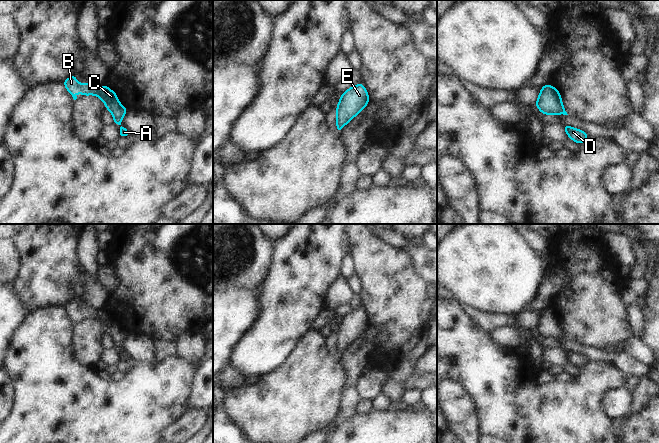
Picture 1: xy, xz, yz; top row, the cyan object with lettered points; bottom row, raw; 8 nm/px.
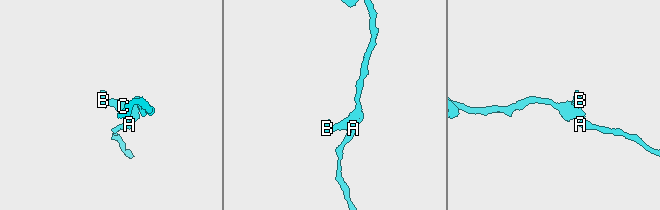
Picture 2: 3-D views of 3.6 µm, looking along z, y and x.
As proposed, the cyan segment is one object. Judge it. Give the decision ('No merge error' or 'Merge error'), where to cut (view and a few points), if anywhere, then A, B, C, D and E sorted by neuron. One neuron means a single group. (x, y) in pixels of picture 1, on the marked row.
No merge error. No split. Groups: A B C D E.

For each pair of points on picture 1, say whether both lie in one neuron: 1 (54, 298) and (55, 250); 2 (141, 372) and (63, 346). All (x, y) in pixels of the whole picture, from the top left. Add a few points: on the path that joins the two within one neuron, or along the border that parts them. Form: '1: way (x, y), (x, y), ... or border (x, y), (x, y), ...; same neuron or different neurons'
1: way (54, 286), (54, 262); same neuron
2: way (119, 388), (94, 388), (74, 368); same neuron

